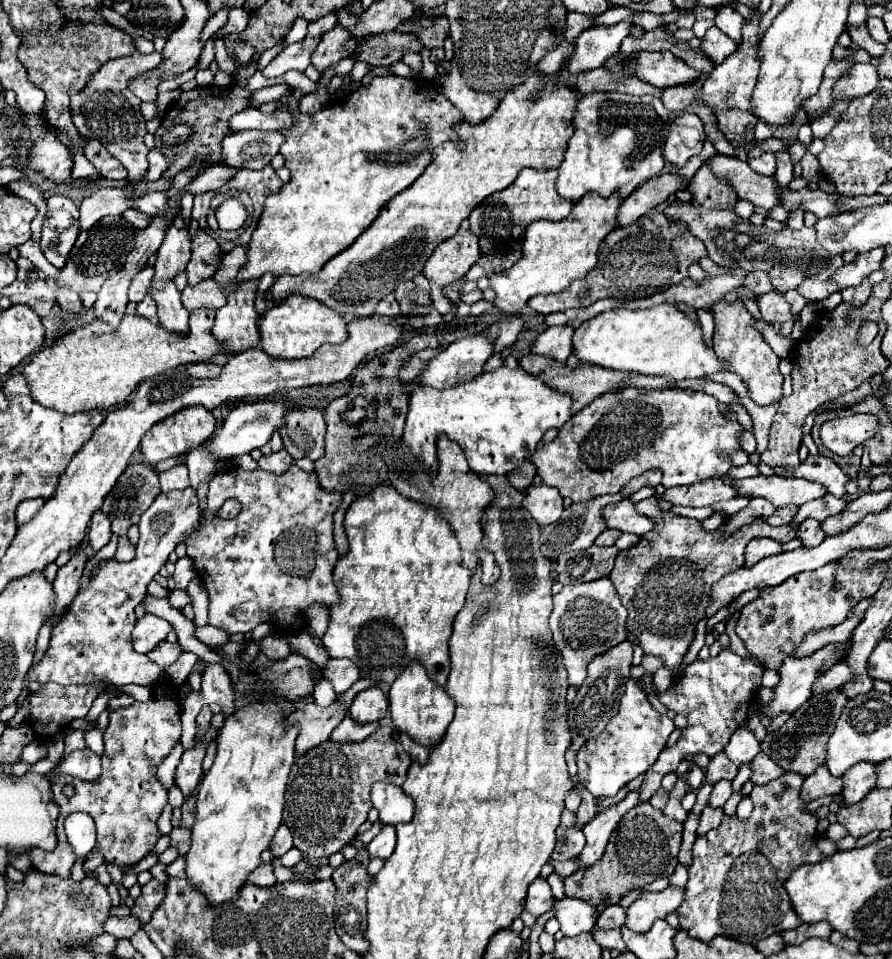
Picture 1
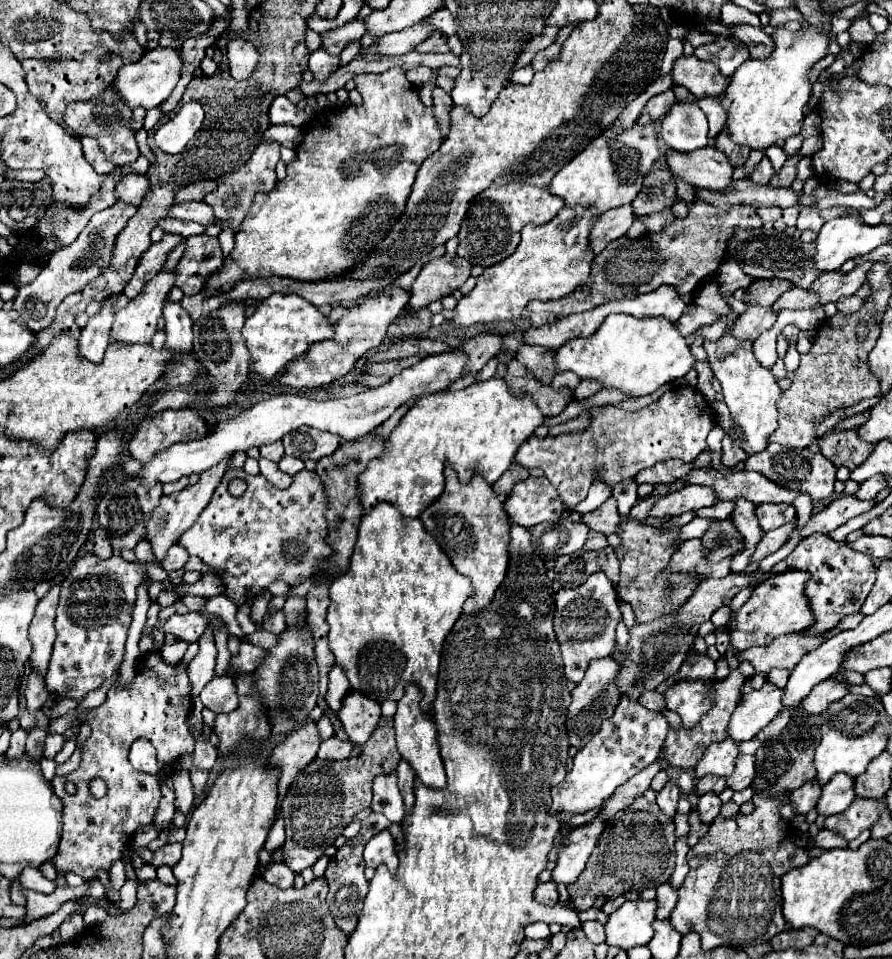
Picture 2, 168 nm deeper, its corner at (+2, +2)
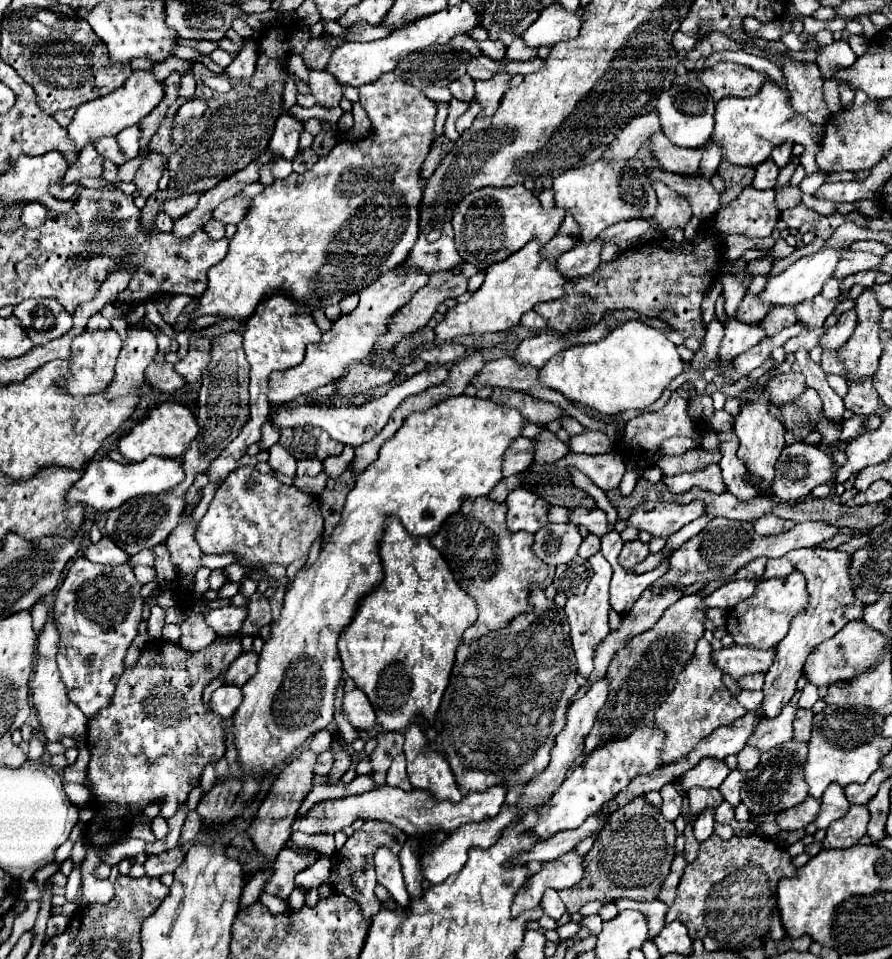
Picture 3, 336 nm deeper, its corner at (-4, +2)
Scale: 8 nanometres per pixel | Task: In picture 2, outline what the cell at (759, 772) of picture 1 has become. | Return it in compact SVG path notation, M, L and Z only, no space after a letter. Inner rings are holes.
M740 755L734 761L734 773L726 779L726 785L734 791L742 791L752 783L754 777L754 755Z

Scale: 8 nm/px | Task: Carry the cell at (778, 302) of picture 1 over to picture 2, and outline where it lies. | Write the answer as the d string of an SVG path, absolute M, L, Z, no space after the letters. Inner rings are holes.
M748 305L746 311L738 315L738 319L734 321L730 333L740 341L756 341L760 333L764 333L774 325L774 321L776 321L776 313L770 313L770 309Z

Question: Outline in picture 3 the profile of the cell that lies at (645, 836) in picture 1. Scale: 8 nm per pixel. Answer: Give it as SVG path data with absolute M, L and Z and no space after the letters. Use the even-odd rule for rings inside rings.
M634 797L624 809L618 809L608 819L608 825L600 831L594 847L584 857L584 879L560 891L568 913L578 913L588 901L596 899L638 899L654 901L660 893L674 859L676 827L666 821L654 805L648 805L644 797Z

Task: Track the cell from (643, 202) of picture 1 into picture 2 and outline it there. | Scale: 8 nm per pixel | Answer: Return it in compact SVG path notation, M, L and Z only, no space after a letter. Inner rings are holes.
M630 205L610 209L602 217L598 217L598 221L594 223L592 233L588 237L594 255L598 255L610 241L626 235L630 225L632 225L632 209L630 209Z

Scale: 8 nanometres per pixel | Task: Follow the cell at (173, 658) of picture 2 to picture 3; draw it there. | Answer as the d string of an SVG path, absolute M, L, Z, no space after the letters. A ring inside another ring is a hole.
M188 613L180 629L182 629L182 637L178 645L184 647L188 653L196 653L208 647L216 639L216 633L204 623L204 617L200 613Z

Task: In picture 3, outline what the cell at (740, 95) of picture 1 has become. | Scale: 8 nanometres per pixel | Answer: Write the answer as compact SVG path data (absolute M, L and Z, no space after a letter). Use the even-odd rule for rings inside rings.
M710 141L710 145L704 147L704 157L700 161L700 175L702 177L712 177L720 165L720 145L716 145L716 141Z

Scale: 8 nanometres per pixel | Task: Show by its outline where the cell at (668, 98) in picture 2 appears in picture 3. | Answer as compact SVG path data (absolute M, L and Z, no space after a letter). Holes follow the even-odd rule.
M656 109L652 113L634 117L612 141L612 147L604 153L604 159L624 159L624 157L634 157L642 145L650 139L652 133L660 133L660 119Z

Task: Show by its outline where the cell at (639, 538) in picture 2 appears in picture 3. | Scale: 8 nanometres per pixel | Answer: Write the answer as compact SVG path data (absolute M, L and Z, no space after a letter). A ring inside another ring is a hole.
M634 539L634 541L624 543L624 549L622 549L618 561L620 561L620 565L622 565L628 573L634 573L634 567L636 567L638 563L642 563L648 555L650 555L648 545L642 543L640 539Z

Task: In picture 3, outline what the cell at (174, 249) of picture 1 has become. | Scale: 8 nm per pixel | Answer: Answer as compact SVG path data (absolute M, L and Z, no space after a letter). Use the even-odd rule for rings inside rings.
M128 325L126 341L116 361L116 377L106 389L108 397L118 397L122 393L126 395L132 387L138 387L144 381L144 371L156 353L156 333L148 327Z

